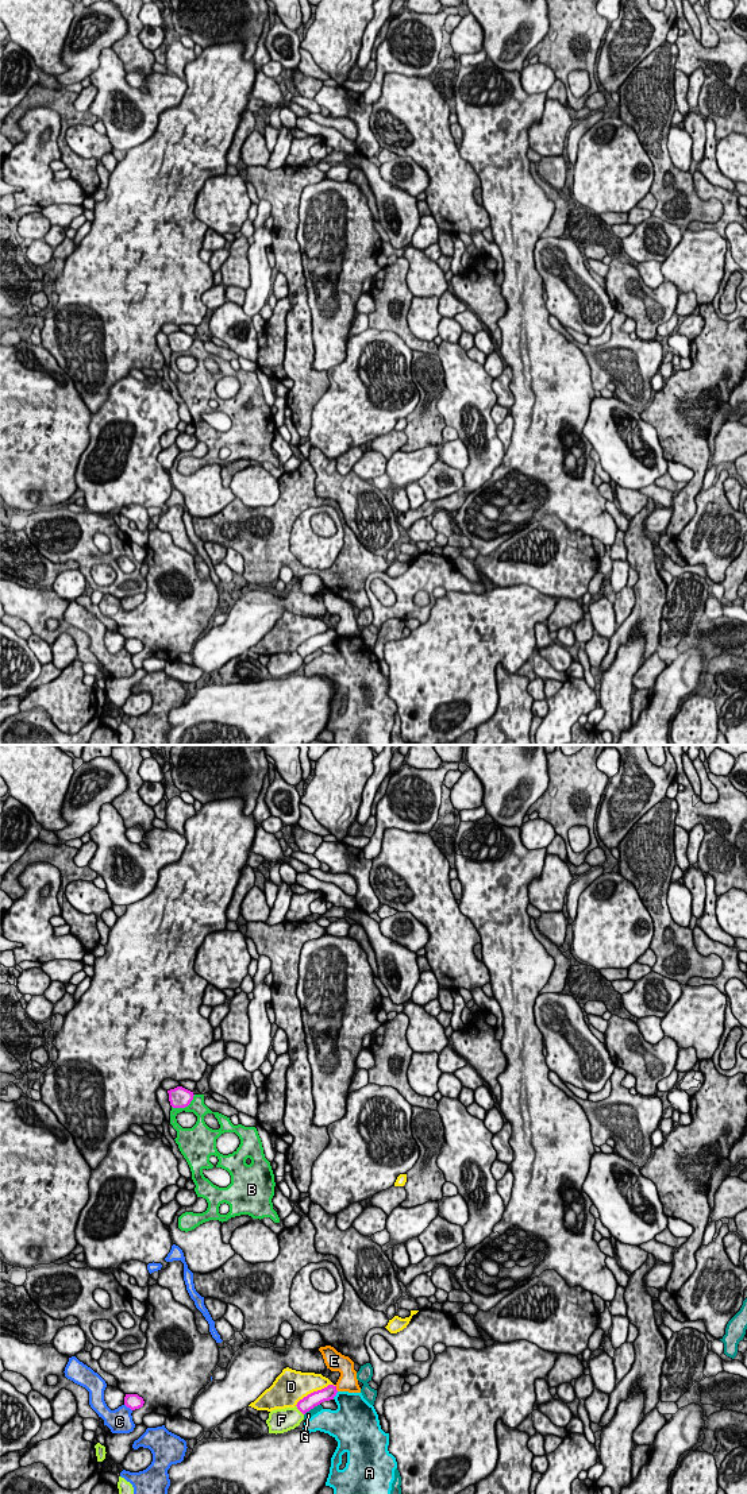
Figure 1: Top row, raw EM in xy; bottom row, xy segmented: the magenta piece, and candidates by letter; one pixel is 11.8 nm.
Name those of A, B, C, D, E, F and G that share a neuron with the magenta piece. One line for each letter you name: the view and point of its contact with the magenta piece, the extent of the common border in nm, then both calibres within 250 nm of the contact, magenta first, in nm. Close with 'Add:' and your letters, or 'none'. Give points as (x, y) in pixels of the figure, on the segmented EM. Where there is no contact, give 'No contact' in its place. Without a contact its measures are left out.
Add: none

